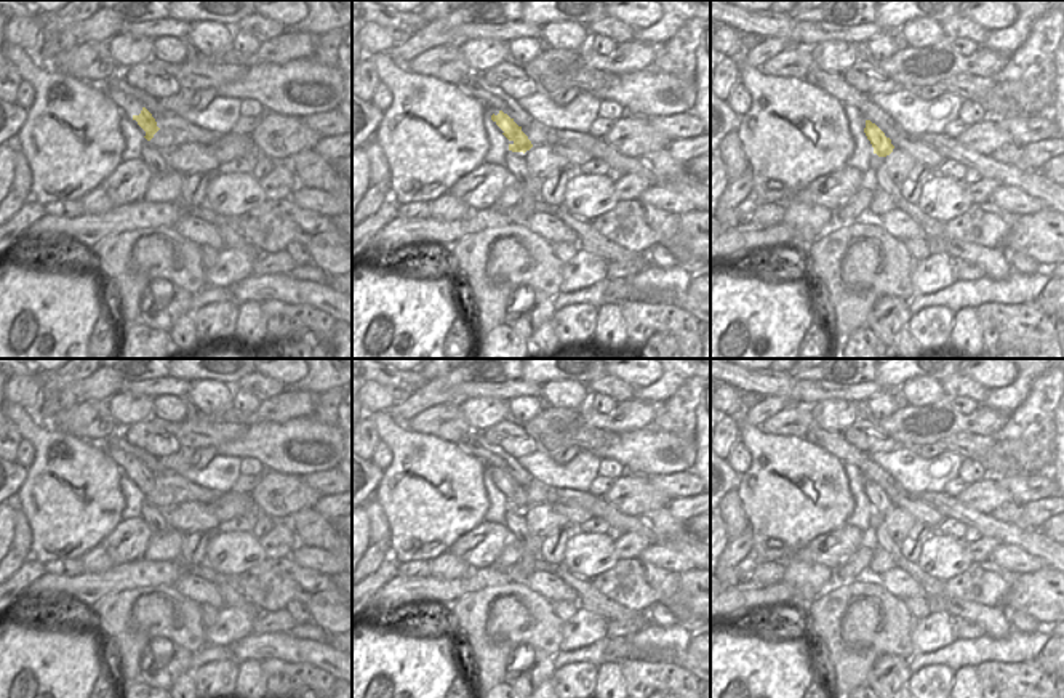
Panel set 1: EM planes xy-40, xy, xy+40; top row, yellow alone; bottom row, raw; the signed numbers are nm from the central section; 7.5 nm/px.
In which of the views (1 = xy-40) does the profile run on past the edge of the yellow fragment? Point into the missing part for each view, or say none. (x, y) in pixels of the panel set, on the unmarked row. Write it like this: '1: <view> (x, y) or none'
1: xy-40 (128, 465)

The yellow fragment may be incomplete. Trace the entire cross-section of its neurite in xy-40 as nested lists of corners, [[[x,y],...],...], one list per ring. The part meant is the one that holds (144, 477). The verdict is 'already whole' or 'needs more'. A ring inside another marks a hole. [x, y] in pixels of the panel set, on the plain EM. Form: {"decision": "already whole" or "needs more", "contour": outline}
{"decision": "needs more", "contour": [[[107,440],[101,442],[101,447],[118,464],[122,474],[128,474],[138,480],[138,483],[146,490],[144,496],[150,499],[160,488],[152,472],[138,458],[114,445],[109,445]]]}

